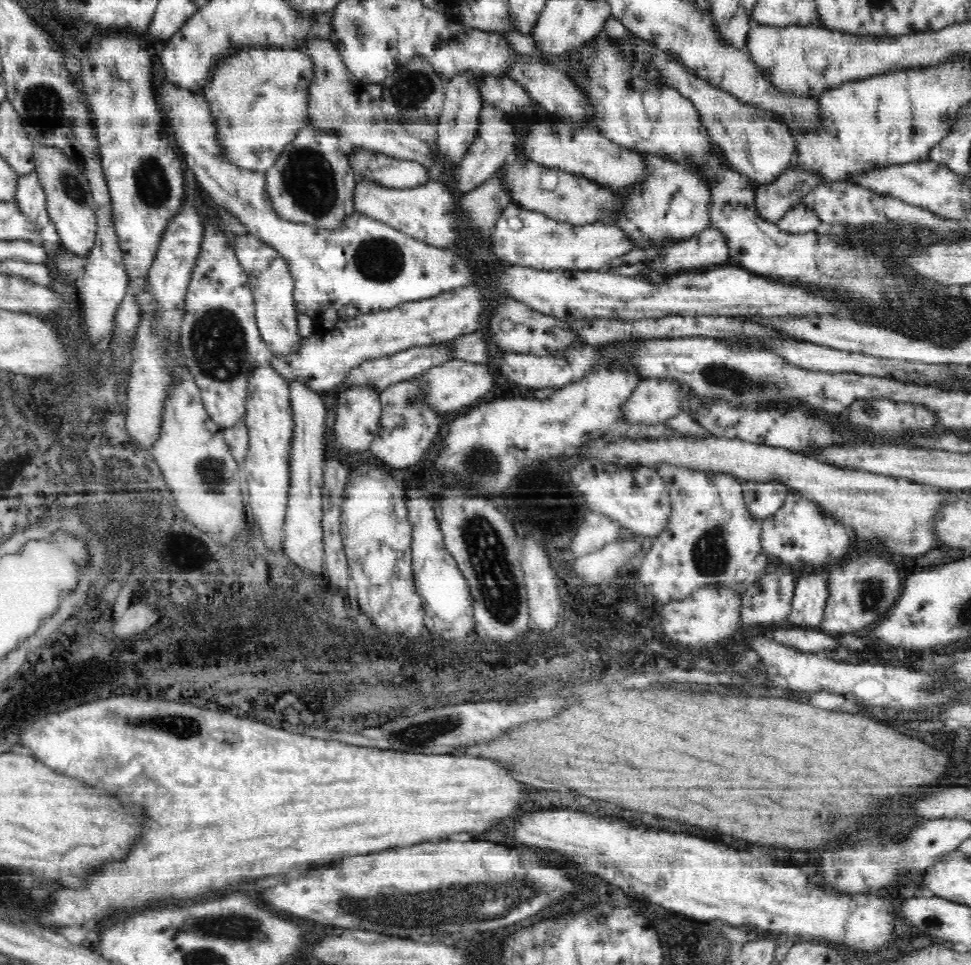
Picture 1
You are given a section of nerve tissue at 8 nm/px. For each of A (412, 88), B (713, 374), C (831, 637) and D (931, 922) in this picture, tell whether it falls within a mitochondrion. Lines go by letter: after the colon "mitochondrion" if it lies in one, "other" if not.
A: mitochondrion
B: mitochondrion
C: other
D: other

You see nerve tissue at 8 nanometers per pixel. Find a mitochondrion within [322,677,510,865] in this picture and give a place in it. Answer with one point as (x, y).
(425, 731)

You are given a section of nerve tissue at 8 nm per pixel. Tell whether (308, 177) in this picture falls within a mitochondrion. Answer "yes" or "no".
yes

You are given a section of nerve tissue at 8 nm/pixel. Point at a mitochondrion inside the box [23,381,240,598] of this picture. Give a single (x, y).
(211, 472)

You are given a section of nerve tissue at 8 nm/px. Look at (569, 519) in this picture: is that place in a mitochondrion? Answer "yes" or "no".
no

